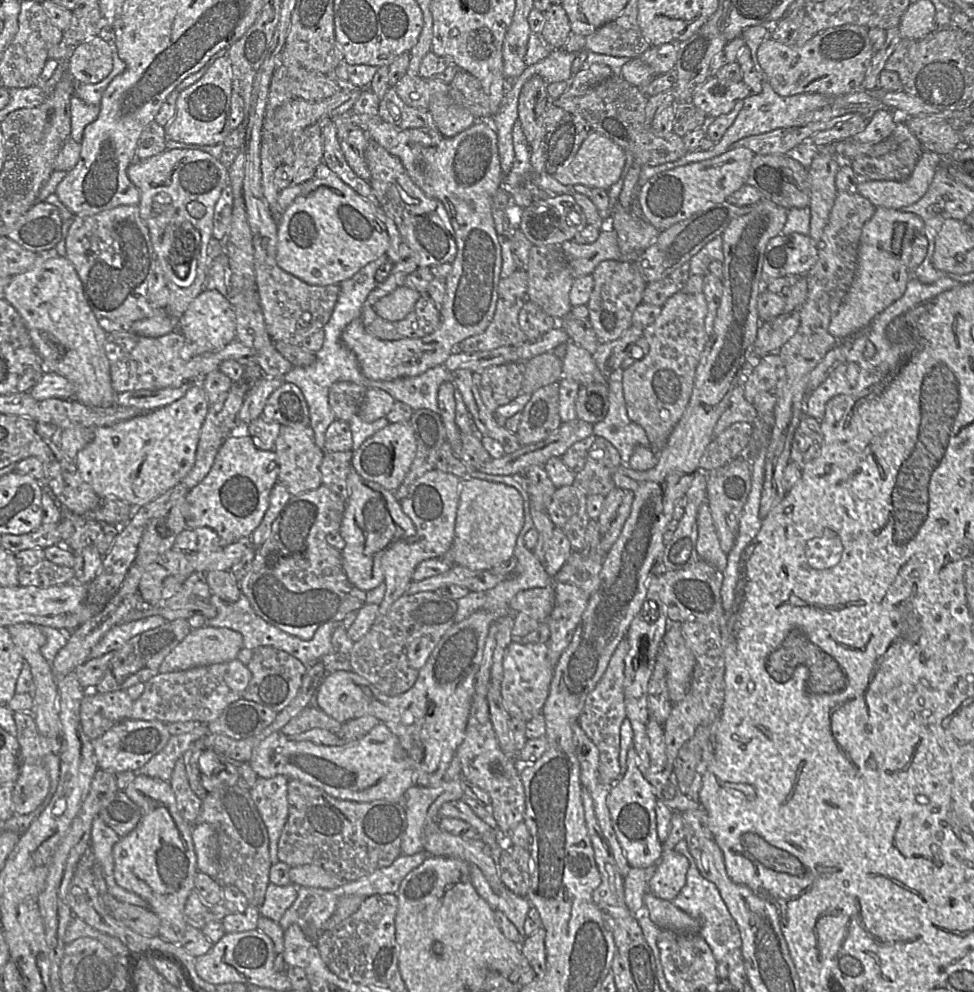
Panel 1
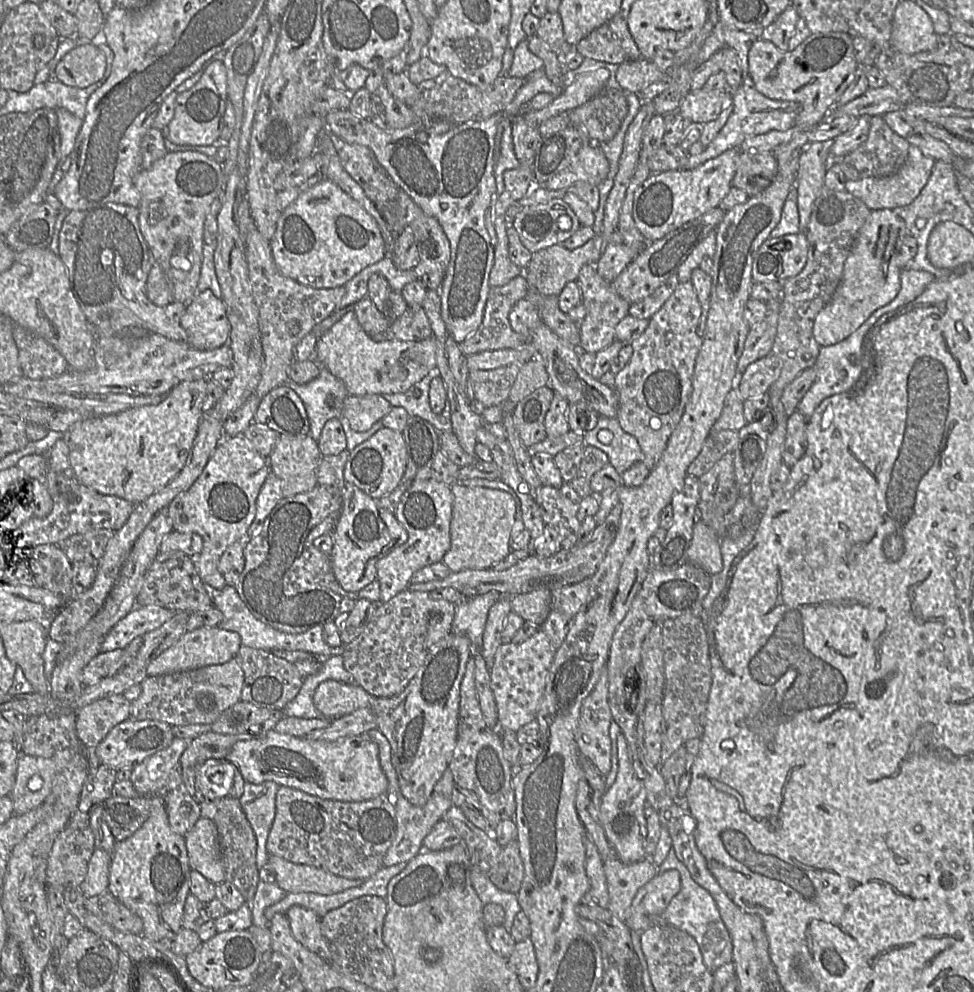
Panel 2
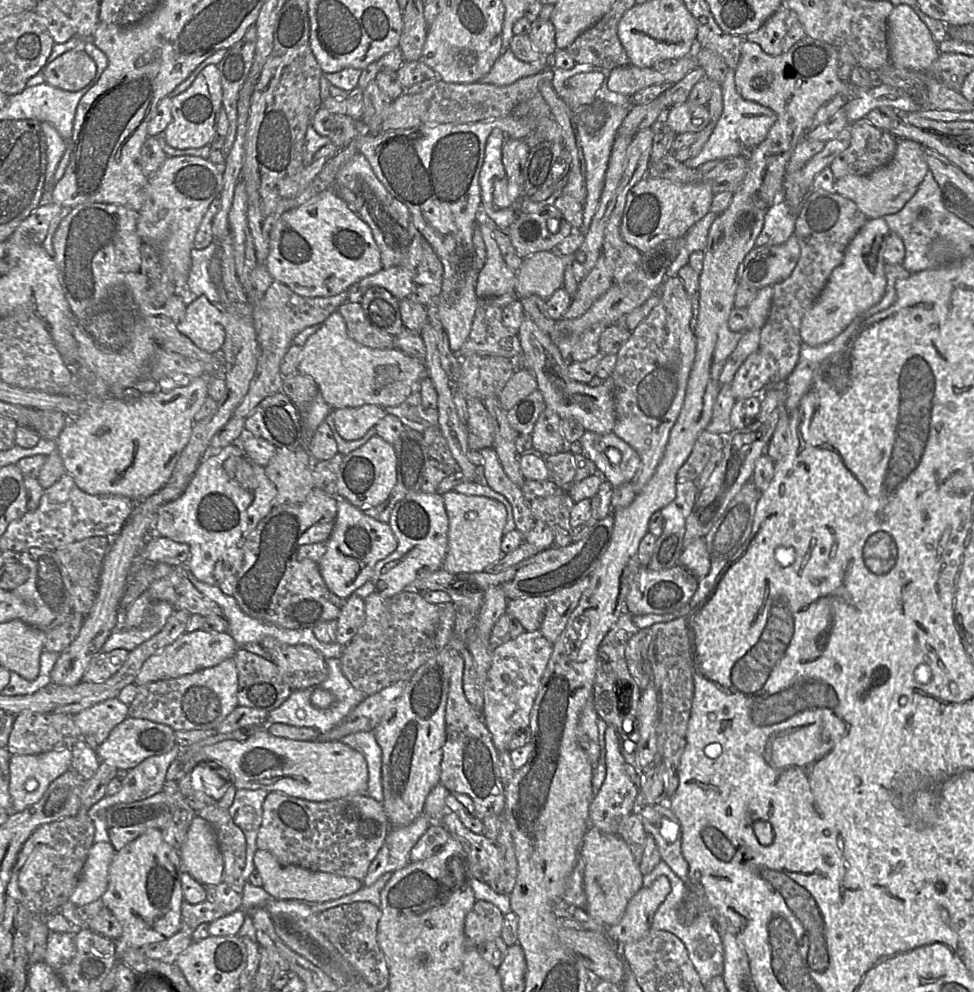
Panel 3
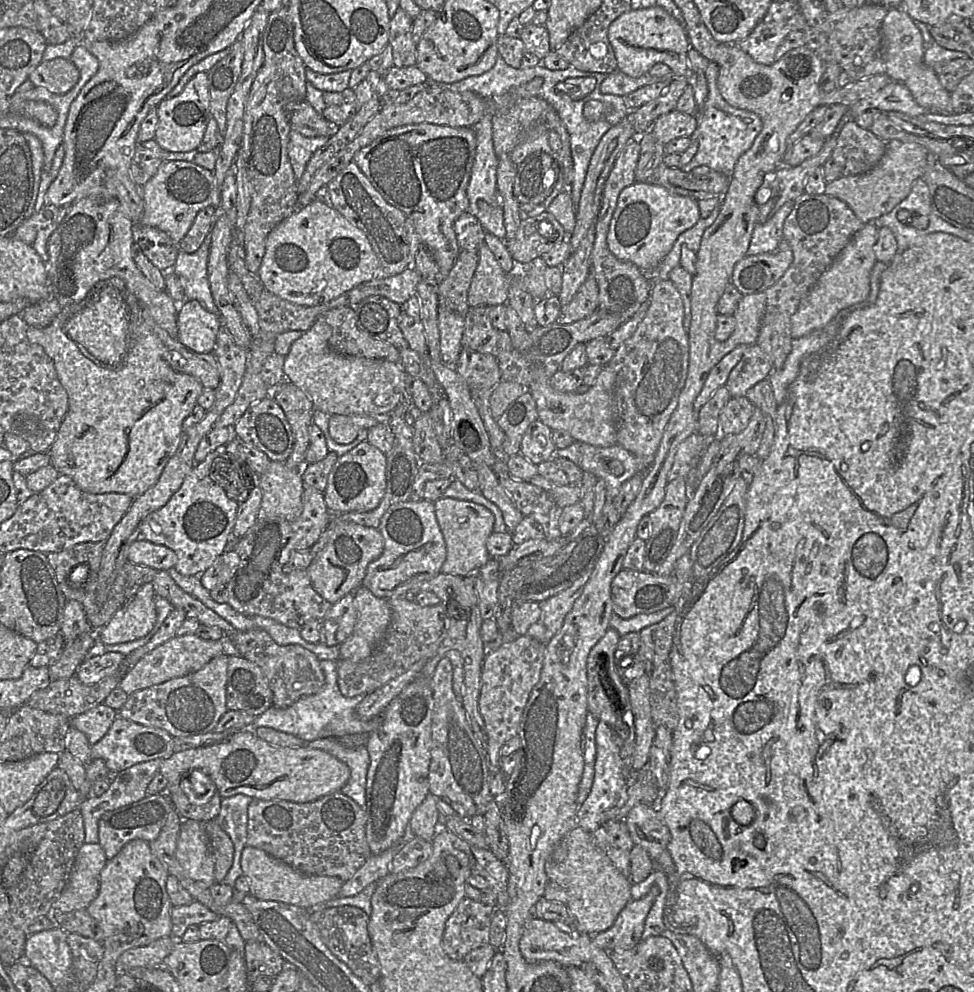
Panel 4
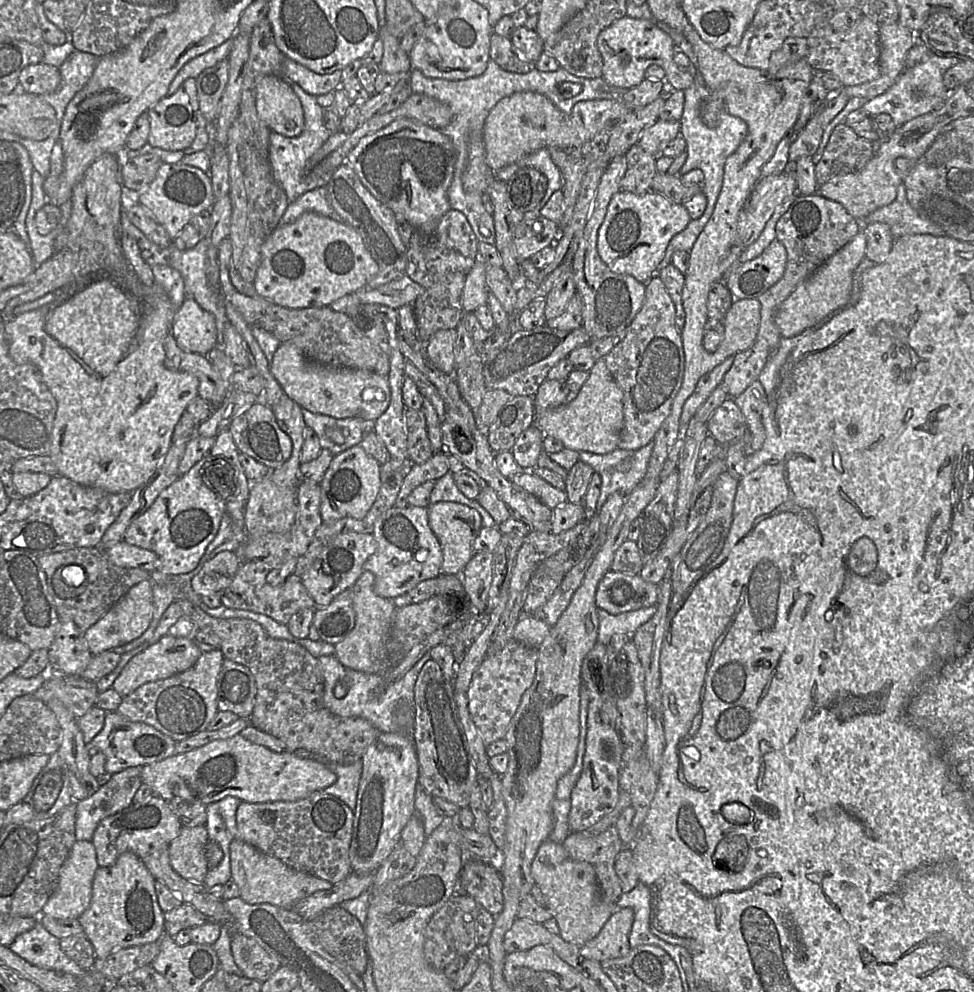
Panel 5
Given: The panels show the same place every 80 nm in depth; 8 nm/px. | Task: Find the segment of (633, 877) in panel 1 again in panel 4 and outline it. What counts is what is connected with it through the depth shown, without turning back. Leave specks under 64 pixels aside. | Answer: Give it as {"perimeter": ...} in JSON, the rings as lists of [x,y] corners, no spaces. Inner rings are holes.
{"perimeter":[[[579,827],[569,832],[555,847],[546,863],[545,871],[550,883],[557,883],[568,892],[569,898],[565,904],[569,915],[574,918],[573,927],[576,932],[594,936],[607,930],[631,900],[633,883],[629,877],[622,874],[610,859],[595,846],[591,833]]]}

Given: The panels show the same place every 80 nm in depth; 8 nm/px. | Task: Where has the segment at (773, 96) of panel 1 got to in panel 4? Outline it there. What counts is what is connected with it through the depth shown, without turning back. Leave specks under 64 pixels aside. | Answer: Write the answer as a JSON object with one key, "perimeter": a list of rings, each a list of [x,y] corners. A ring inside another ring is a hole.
{"perimeter":[[[709,62],[705,70],[709,91],[704,104],[697,105],[697,128],[691,136],[692,140],[698,141],[699,148],[694,158],[680,169],[691,172],[704,165],[730,178],[738,159],[753,145],[761,132],[763,122],[754,112],[735,108],[723,99],[717,86],[718,74],[718,65],[715,62]]]}

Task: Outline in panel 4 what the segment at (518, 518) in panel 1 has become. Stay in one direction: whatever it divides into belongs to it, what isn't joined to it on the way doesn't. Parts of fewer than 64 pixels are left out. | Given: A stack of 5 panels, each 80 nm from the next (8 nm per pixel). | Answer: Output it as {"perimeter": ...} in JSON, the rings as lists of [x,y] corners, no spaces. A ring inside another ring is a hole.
{"perimeter":[[[441,497],[435,502],[435,514],[447,548],[441,572],[458,576],[477,572],[491,557],[487,551],[487,540],[494,532],[493,513],[471,501]]]}

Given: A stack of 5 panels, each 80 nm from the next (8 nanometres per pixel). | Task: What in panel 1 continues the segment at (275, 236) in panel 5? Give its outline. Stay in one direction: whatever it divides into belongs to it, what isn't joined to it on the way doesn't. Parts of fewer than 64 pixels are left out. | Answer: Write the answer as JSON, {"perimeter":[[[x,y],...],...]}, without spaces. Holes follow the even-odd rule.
{"perimeter":[[[324,164],[316,169],[316,175],[302,186],[300,194],[282,212],[277,231],[277,265],[287,273],[310,285],[340,284],[351,278],[361,268],[386,253],[389,235],[385,216],[375,206],[345,184]]]}

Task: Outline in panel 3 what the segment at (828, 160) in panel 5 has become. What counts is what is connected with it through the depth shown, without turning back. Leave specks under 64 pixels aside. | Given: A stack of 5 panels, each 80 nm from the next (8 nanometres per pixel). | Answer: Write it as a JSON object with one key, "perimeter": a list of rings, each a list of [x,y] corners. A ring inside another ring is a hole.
{"perimeter":[[[866,118],[849,124],[849,128],[851,132],[849,147],[829,165],[836,180],[845,176],[869,175],[883,167],[892,159],[899,140],[888,131],[875,127]]]}

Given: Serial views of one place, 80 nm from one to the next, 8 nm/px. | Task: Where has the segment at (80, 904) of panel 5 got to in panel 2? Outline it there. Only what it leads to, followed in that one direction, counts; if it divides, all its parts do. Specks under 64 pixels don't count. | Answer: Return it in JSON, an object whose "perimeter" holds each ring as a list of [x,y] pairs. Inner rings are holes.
{"perimeter":[[[96,848],[90,858],[87,874],[79,885],[86,899],[108,891],[109,866],[112,854],[101,848]]]}

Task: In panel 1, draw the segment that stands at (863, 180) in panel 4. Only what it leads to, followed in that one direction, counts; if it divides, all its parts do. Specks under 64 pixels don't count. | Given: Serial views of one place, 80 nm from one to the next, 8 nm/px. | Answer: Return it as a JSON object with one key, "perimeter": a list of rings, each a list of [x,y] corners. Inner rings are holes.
{"perimeter":[[[924,150],[907,179],[859,182],[855,191],[877,208],[901,210],[917,202],[927,192],[942,159],[939,154]]]}

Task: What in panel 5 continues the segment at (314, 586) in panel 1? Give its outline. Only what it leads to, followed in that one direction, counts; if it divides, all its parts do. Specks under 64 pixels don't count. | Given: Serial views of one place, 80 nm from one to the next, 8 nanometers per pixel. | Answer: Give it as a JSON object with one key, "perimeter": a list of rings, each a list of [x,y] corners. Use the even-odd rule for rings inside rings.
{"perimeter":[[[300,481],[297,486],[296,517],[291,530],[287,533],[267,532],[246,537],[245,542],[234,551],[238,558],[238,568],[232,582],[222,592],[222,606],[263,614],[284,625],[302,610],[311,609],[315,612],[319,609],[301,577],[292,574],[277,586],[269,585],[266,577],[273,569],[307,551],[315,532],[323,524],[320,502],[320,486],[310,481]]]}

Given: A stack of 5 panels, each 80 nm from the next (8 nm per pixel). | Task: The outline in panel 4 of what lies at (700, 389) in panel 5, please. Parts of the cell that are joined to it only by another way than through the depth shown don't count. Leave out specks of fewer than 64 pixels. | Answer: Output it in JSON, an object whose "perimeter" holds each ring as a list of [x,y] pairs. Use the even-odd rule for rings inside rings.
{"perimeter":[[[745,344],[737,346],[711,369],[701,392],[694,401],[694,409],[696,412],[698,412],[705,403],[707,403],[711,396],[713,396],[721,386],[726,385],[730,372],[741,360],[748,347],[749,346]]]}

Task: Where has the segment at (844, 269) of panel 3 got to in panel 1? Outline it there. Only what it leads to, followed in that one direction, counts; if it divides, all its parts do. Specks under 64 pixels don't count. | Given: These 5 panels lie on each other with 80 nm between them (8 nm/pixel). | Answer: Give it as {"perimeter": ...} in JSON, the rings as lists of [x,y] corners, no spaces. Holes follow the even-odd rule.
{"perimeter":[[[891,208],[876,209],[862,228],[856,275],[841,307],[830,321],[831,335],[838,340],[850,338],[903,296],[912,276],[908,262],[913,244],[921,236],[925,237],[925,222],[920,216]]]}

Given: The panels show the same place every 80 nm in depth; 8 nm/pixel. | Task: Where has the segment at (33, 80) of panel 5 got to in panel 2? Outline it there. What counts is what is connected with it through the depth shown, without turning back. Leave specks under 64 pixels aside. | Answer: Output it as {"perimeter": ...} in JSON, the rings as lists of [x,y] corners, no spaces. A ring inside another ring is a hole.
{"perimeter":[[[83,42],[56,65],[54,79],[71,87],[86,88],[100,81],[106,71],[106,57],[92,42]]]}

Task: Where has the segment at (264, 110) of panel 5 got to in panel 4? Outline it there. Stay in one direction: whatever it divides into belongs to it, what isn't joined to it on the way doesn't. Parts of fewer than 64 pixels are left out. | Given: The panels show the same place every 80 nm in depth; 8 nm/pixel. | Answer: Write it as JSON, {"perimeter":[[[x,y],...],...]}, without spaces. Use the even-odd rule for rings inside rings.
{"perimeter":[[[306,101],[286,105],[291,131],[308,137],[334,135],[338,125],[327,121]]]}

